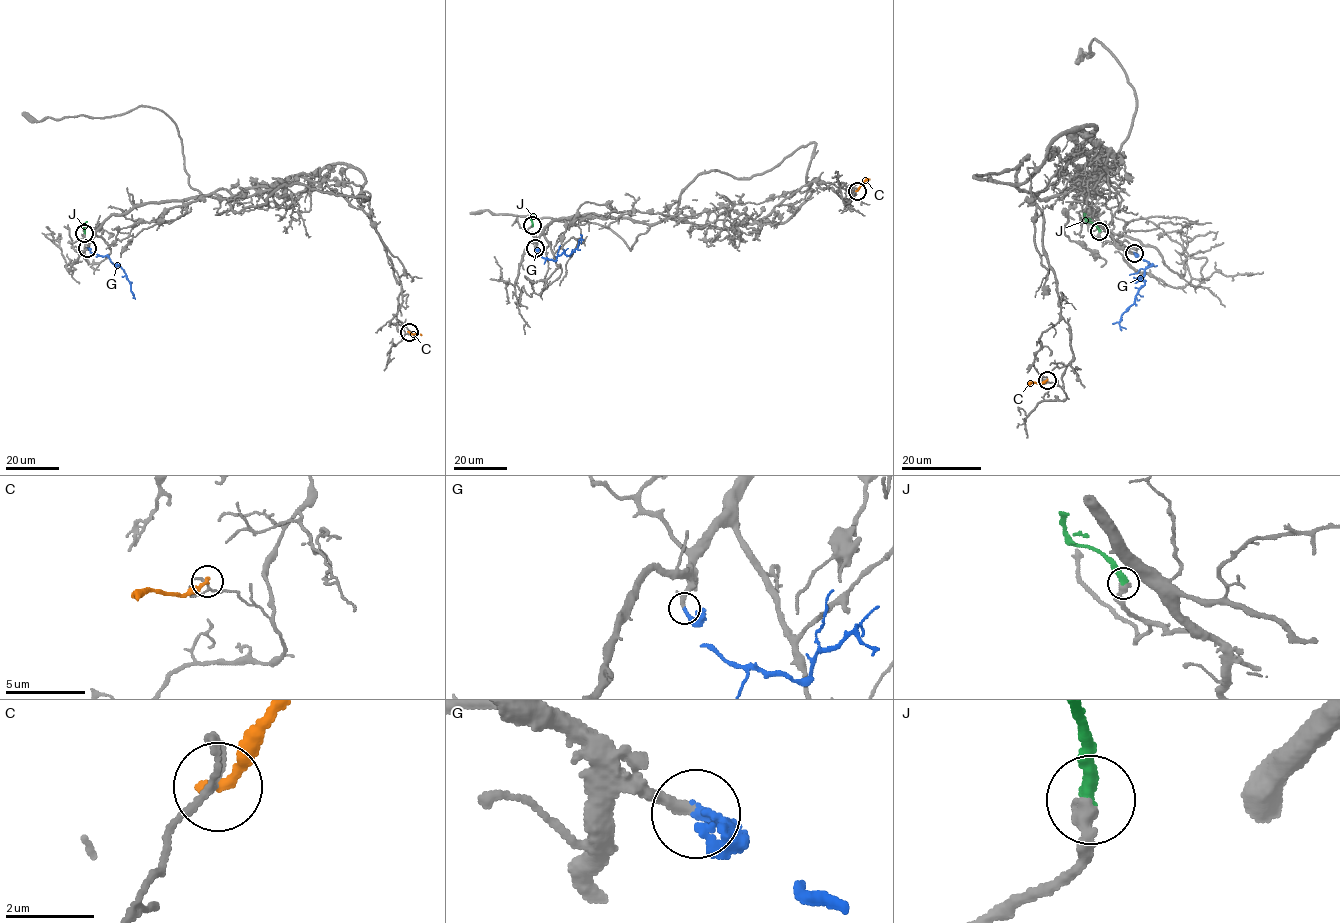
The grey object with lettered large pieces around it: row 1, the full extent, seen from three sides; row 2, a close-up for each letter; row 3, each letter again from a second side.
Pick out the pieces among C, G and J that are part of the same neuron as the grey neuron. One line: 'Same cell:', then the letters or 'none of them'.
Same cell: G, J

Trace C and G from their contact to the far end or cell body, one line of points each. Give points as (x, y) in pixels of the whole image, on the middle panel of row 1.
C: (857, 191), (869, 179)
G: (535, 248), (538, 254), (555, 260), (563, 252), (570, 255), (580, 238), (580, 243)

